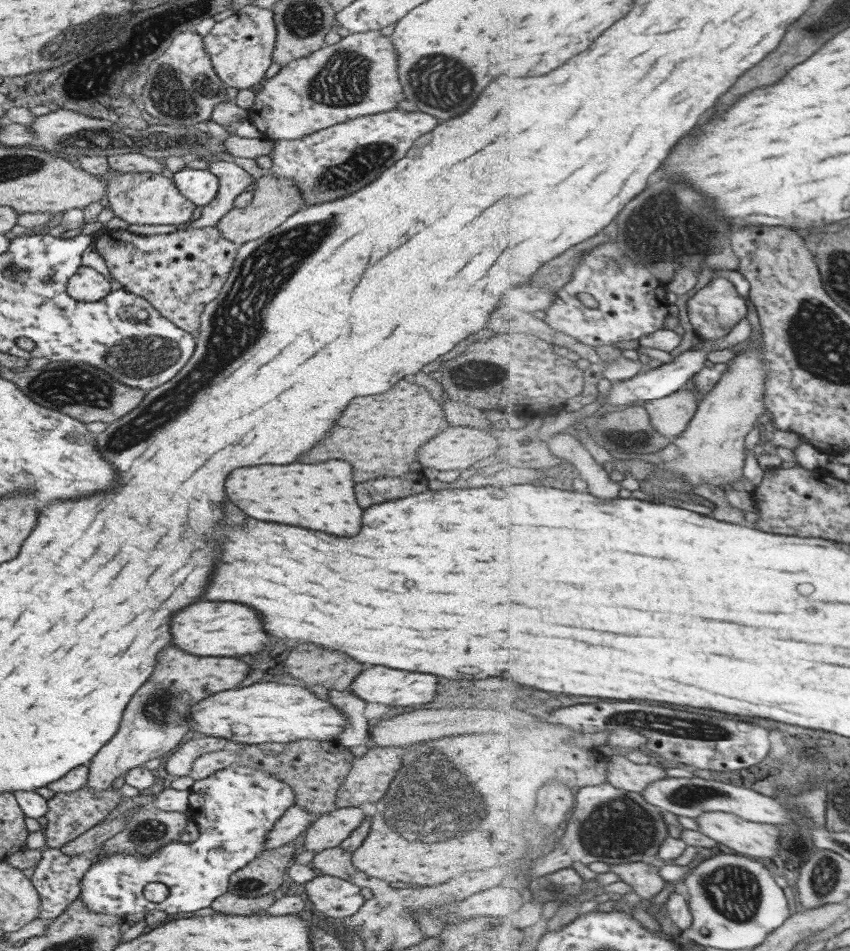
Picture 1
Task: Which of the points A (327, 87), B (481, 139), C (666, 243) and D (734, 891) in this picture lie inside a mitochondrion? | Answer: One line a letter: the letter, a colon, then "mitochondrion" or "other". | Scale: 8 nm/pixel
A: mitochondrion
B: other
C: mitochondrion
D: mitochondrion

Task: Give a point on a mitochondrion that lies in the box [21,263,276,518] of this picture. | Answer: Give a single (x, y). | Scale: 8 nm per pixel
(66, 387)

